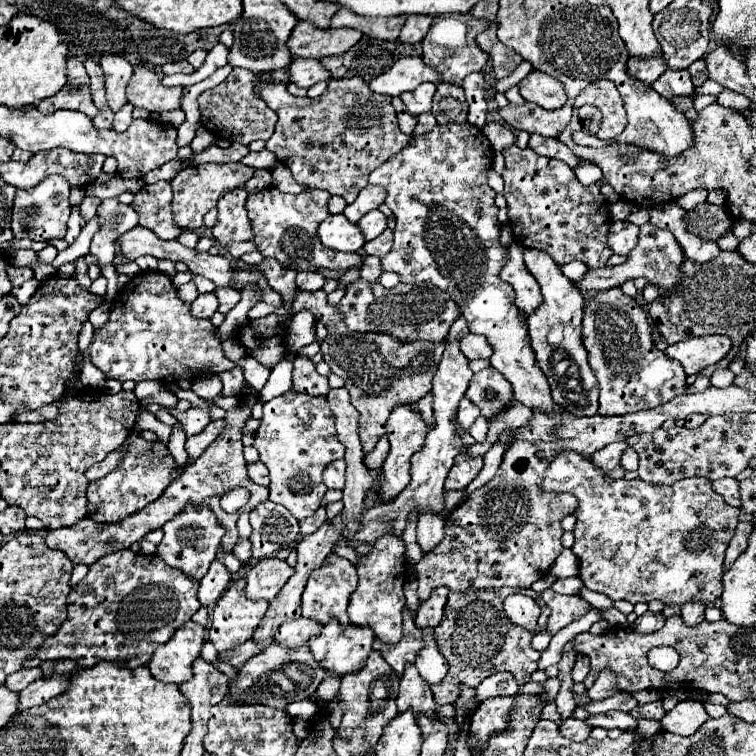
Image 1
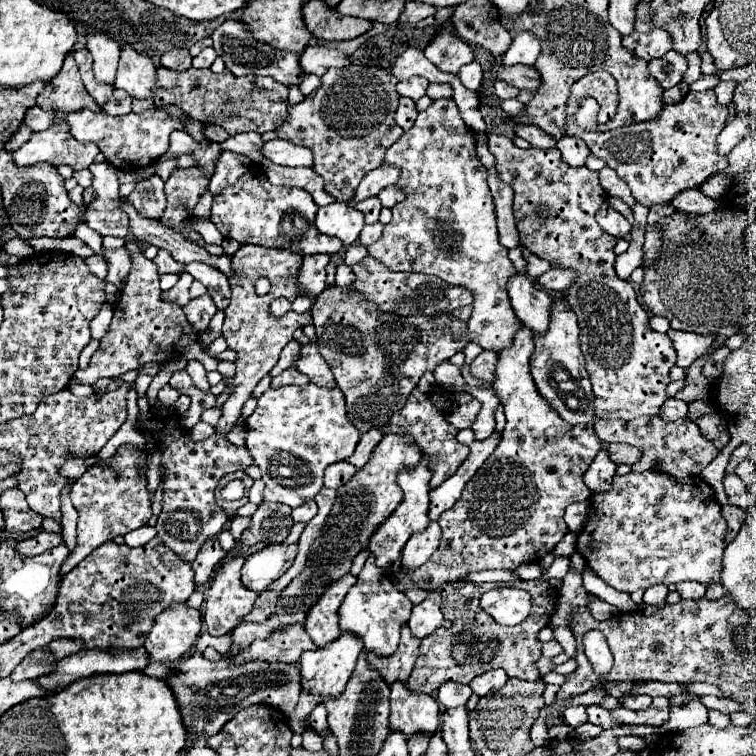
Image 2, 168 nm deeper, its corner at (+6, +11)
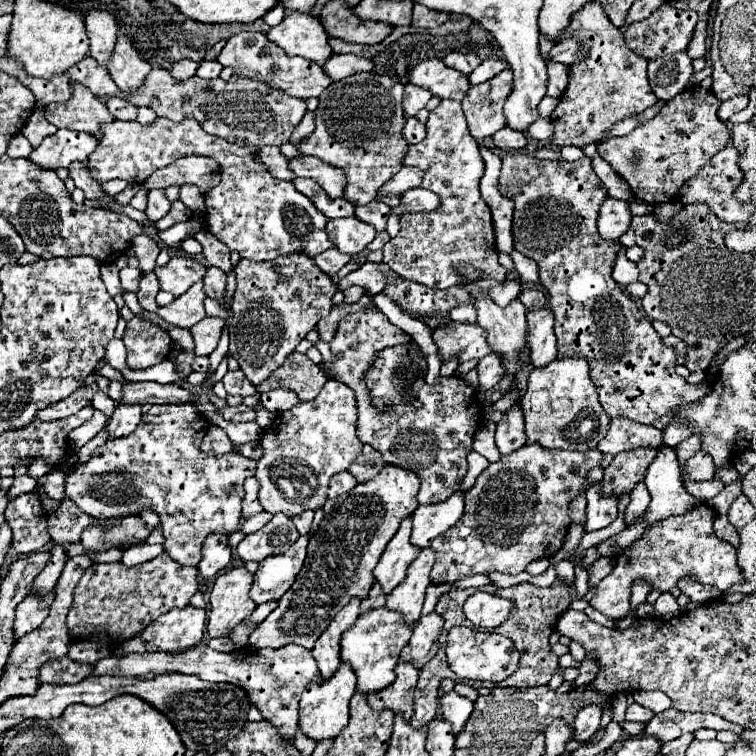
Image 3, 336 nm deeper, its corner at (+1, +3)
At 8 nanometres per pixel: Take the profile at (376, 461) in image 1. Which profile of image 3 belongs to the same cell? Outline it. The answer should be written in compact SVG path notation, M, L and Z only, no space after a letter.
M364 444L358 460L354 460L354 464L350 464L348 472L358 480L358 482L368 482L370 478L374 478L382 468L384 468L384 460L382 454L378 450L374 450L370 444Z

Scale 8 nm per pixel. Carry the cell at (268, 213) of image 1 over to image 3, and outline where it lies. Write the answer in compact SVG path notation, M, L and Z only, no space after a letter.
M156 118L148 126L142 126L136 120L114 120L102 126L102 134L98 148L90 154L88 162L90 174L98 184L114 178L122 178L128 184L142 184L154 170L172 164L172 160L192 154L214 158L220 166L222 178L216 188L206 192L206 226L220 242L242 258L264 262L290 252L304 252L312 258L334 248L326 236L326 216L322 216L322 212L318 212L292 182L278 180L266 170L266 166L256 158L259 147L230 144L224 138L204 132L192 118L182 122Z

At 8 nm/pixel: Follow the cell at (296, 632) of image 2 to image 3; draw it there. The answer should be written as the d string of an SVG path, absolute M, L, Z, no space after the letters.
M198 644L190 650L168 654L168 652L154 652L154 654L128 654L122 658L108 656L94 664L94 676L110 674L110 676L142 676L146 672L152 674L166 674L166 672L180 672L198 676L206 682L228 682L238 688L242 688L248 694L248 700L252 706L256 706L272 726L278 728L278 734L294 744L294 736L298 730L298 702L300 694L304 692L306 684L310 682L322 682L320 672L316 666L316 660L312 658L312 652L302 646L282 646L278 650L272 648L252 648L246 646L242 650L234 650L230 654L216 652L206 644Z

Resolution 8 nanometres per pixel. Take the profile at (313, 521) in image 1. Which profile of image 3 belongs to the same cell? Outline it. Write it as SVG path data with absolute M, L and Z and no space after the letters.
M306 510L306 512L298 514L298 516L294 516L292 522L294 522L294 526L298 528L300 534L308 534L310 532L310 526L312 526L312 518L314 518L314 512L312 510Z

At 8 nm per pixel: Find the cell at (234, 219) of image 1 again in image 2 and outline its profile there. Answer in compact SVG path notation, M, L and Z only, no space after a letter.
M221 152L217 166L215 166L215 174L211 176L209 192L217 196L227 186L235 184L249 170L245 164L251 164L251 160L247 156L241 156L241 154L235 154L235 152Z

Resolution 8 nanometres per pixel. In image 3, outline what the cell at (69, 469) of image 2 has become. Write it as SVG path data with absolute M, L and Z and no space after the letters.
M56 468L38 478L38 488L42 488L52 500L64 500L64 482L66 472L62 468Z

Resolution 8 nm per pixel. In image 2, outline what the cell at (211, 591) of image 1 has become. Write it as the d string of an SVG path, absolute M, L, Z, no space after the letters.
M215 536L209 538L209 540L203 544L201 552L199 552L197 558L191 562L191 568L193 568L193 572L195 572L195 584L197 584L197 586L205 586L205 584L211 580L215 566L225 558L225 554L227 554L227 552L219 546L219 542L217 542Z

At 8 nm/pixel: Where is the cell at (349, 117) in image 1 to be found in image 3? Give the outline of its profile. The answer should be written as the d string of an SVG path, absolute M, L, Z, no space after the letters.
M362 72L332 82L320 96L320 106L314 118L316 130L298 146L300 152L316 156L346 172L346 200L356 206L372 202L382 184L386 184L402 168L402 160L408 152L408 142L402 136L402 128L406 124L402 94L404 86L400 82L374 72Z

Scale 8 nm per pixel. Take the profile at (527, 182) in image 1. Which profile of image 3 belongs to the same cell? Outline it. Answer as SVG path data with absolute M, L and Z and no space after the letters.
M520 152L506 154L502 158L500 192L514 200L514 248L538 264L540 286L550 296L548 304L556 318L554 332L558 338L558 356L582 356L588 360L590 380L598 388L600 404L610 418L624 416L640 424L652 424L668 410L684 402L700 400L710 392L710 384L706 380L702 380L700 384L688 384L674 372L676 352L670 346L662 344L662 338L656 334L650 320L638 310L636 302L630 300L630 296L614 282L612 266L620 246L618 242L608 242L598 234L598 208L608 192L592 170L592 162L588 156L582 156L576 162L552 162L538 160L536 156Z

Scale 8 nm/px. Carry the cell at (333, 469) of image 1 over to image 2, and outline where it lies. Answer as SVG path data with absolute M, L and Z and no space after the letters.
M341 460L337 464L331 464L329 468L325 468L325 486L329 488L339 488L345 482L349 482L349 478L357 472L357 468L353 468L349 462Z

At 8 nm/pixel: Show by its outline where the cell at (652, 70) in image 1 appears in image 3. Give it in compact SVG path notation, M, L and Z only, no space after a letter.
M664 2L660 8L656 8L656 12L650 18L646 18L642 22L636 22L636 24L630 24L628 28L624 28L624 38L626 38L628 46L638 56L642 56L646 60L652 60L652 58L658 58L658 56L676 54L680 50L686 50L690 40L692 40L696 22L698 22L696 12L678 10L678 8L672 8L668 2Z

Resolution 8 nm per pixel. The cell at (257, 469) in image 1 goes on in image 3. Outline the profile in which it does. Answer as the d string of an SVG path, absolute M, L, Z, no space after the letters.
M190 402L190 404L164 404L164 406L152 406L148 410L148 414L142 414L142 420L138 424L138 428L130 434L130 436L124 436L122 440L108 440L106 444L102 444L100 448L96 448L90 456L88 462L84 464L76 464L72 470L70 470L70 480L66 480L66 498L74 500L74 504L78 504L78 508L82 512L86 512L88 516L92 518L114 518L114 516L130 516L132 514L132 502L134 504L150 504L150 508L160 516L160 522L162 522L162 532L164 532L164 550L178 562L178 564L184 564L184 566L198 566L200 562L200 548L202 548L202 542L208 534L212 532L234 532L240 528L240 504L242 504L242 498L244 498L244 480L254 476L256 472L256 462L254 460L248 460L244 458L242 454L238 452L232 452L232 454L222 454L222 456L212 456L212 454L204 454L200 450L200 444L202 444L202 438L208 430L210 422L204 414L200 414L196 410L196 406Z

